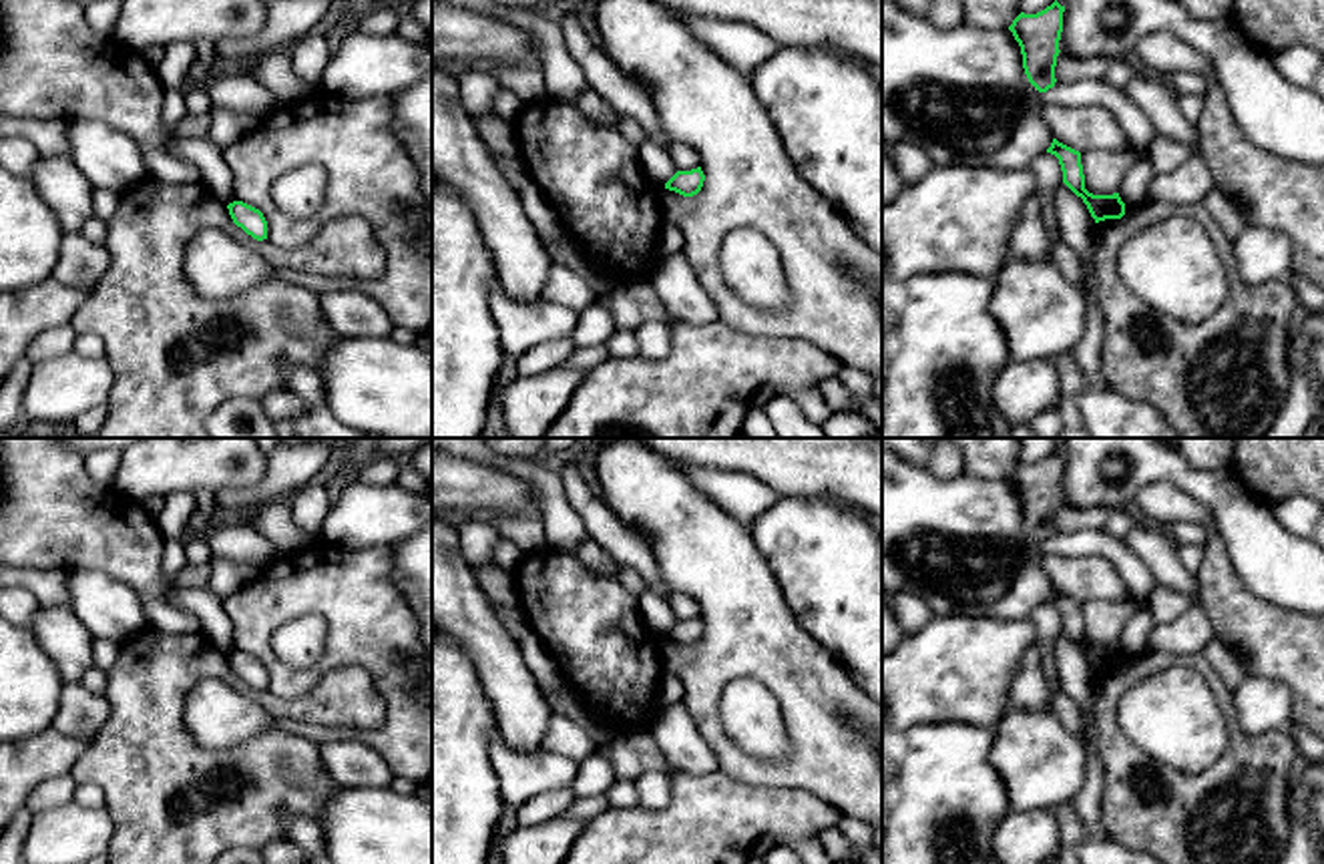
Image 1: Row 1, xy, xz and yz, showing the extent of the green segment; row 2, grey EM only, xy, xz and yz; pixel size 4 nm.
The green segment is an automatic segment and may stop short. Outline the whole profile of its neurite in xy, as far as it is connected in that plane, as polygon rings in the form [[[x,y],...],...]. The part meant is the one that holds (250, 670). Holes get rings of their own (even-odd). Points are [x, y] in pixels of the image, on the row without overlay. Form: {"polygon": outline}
{"polygon": [[[233,651],[227,655],[229,665],[237,677],[257,691],[267,689],[267,671],[263,663],[243,651]]]}

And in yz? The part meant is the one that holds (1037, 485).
{"polygon": [[[1055,450],[1037,464],[1021,462],[1009,476],[1021,496],[1025,524],[1039,543],[1047,543],[1057,532],[1055,516],[1061,502],[1063,462],[1065,456]]]}

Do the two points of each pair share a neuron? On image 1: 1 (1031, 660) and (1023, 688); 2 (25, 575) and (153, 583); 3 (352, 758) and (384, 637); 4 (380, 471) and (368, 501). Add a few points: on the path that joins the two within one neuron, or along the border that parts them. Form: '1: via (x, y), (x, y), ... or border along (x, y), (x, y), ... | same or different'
1: via (1031, 666), (1029, 682) | same
2: border along (21, 565), (59, 567), (65, 571) | different
3: border along (358, 736), (382, 758), (390, 772) | different
4: border along (356, 475), (366, 483), (392, 485) | different

